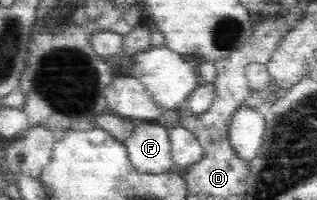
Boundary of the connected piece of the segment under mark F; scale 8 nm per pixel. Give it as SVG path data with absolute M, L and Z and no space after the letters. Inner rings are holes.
M144 124L136 126L123 143L134 168L142 173L175 173L181 170L173 157L172 139L168 126Z

